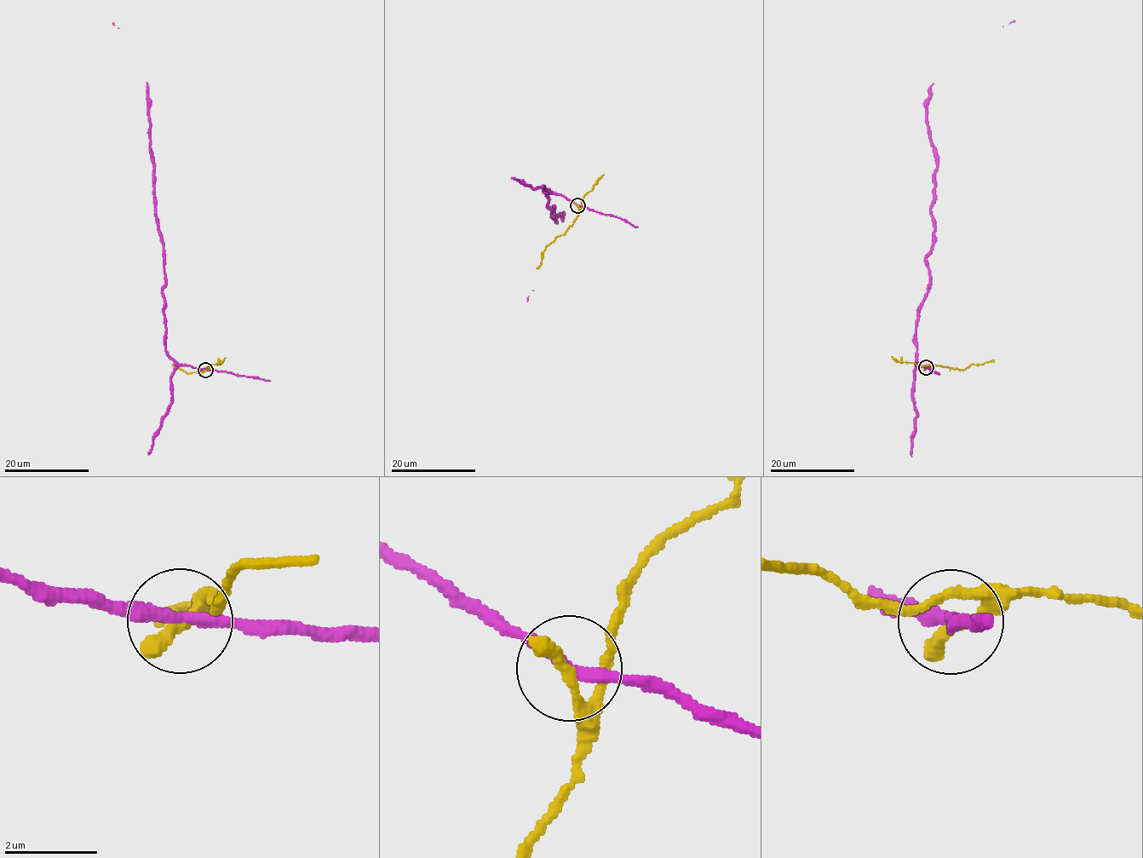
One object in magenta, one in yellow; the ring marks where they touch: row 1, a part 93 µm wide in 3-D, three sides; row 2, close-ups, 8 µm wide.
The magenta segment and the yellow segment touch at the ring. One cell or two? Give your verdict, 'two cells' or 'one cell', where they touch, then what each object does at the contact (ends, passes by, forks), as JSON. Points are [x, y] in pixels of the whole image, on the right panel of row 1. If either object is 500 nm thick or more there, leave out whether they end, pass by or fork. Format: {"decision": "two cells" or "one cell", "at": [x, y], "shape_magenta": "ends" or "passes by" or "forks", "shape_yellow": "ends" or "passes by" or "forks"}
{"decision": "two cells", "at": [926, 367], "shape_magenta": "passes by", "shape_yellow": "ends"}

